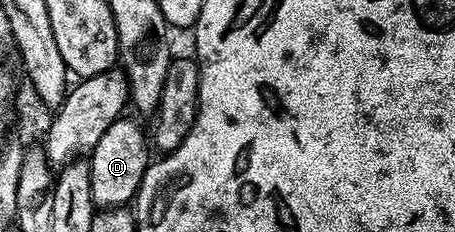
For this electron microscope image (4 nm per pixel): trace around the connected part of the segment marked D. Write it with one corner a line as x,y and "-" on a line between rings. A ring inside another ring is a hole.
119,117
108,126
100,141
89,153
89,190
95,207
100,210
125,207
137,195
140,182
150,165
146,152
148,142
145,133
127,117

